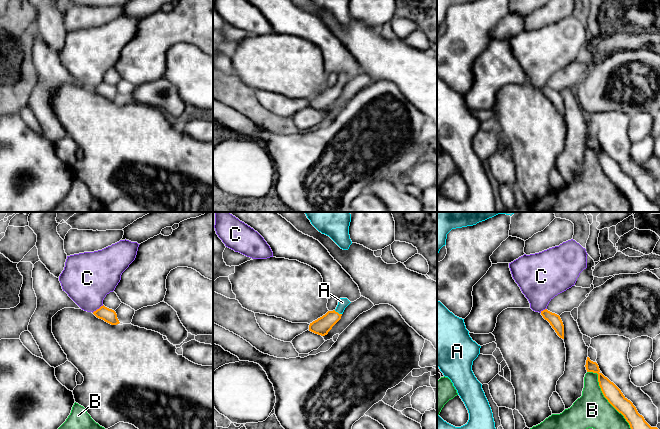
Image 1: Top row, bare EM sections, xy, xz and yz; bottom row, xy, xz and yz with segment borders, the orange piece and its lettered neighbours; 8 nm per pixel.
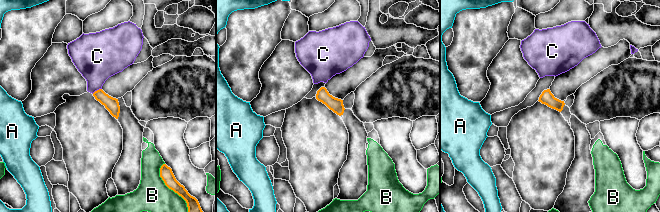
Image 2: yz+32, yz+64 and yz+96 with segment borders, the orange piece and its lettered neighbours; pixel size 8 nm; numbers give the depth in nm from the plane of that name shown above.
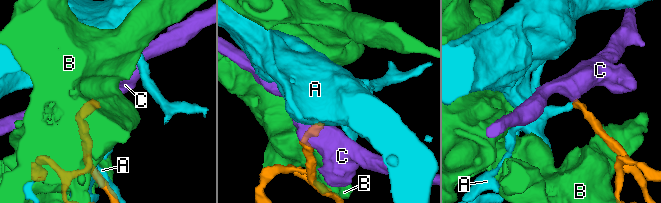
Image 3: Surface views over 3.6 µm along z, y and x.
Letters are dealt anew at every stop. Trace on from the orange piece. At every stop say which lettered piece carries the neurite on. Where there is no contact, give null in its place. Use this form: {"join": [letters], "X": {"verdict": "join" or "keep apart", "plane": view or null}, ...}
{"join": ["A"], "A": {"verdict": "join", "plane": "xz"}, "B": {"verdict": "keep apart", "plane": "yz"}, "C": {"verdict": "keep apart", "plane": "xy"}}

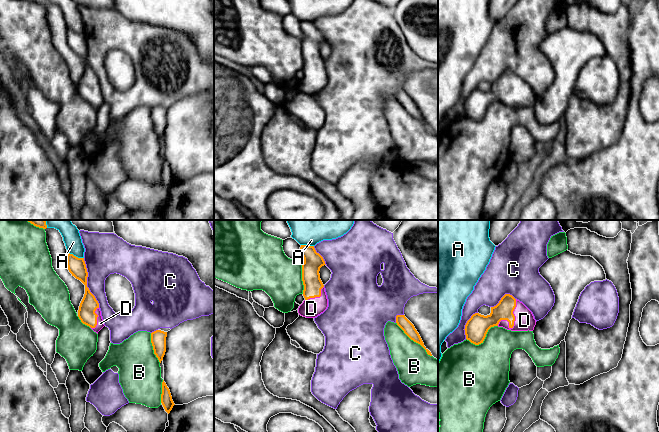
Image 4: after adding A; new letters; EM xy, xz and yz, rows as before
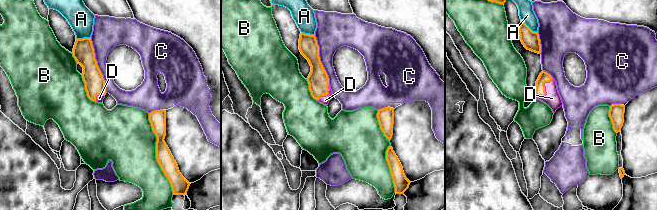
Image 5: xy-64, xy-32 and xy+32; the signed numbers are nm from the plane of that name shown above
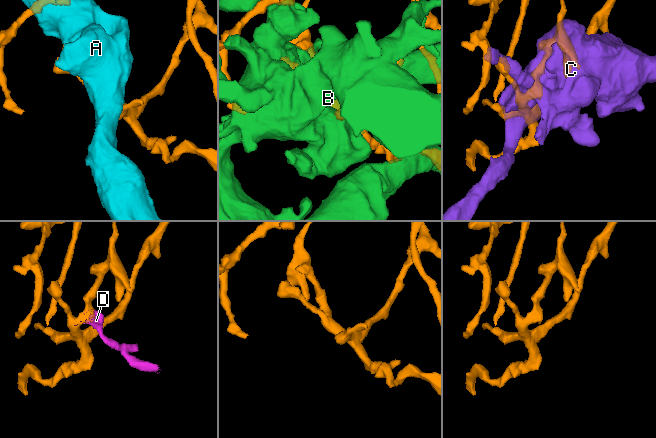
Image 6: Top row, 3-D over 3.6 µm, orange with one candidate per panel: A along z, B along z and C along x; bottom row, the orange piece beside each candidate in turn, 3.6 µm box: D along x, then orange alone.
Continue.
{"join": ["D"], "A": {"verdict": "keep apart", "plane": "xy"}, "B": {"verdict": "keep apart", "plane": "xz"}, "C": {"verdict": "keep apart", "plane": "xy"}, "D": {"verdict": "join", "plane": "yz"}}

